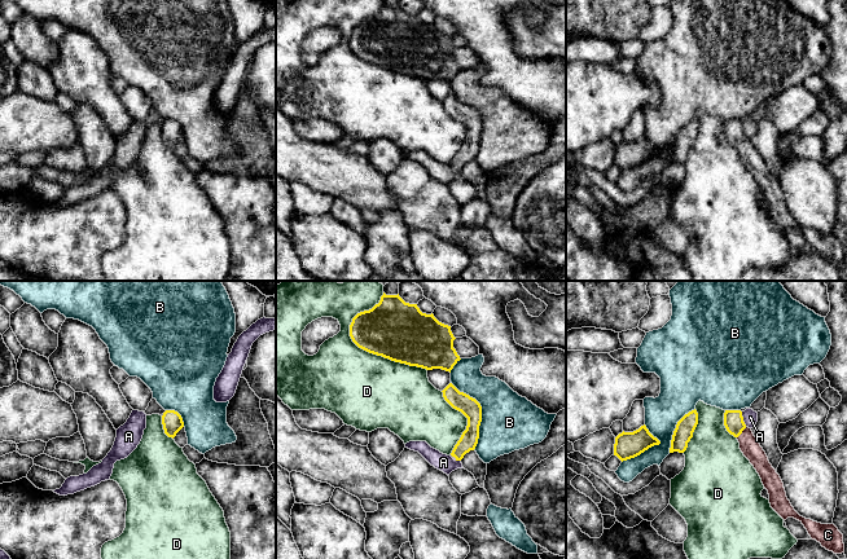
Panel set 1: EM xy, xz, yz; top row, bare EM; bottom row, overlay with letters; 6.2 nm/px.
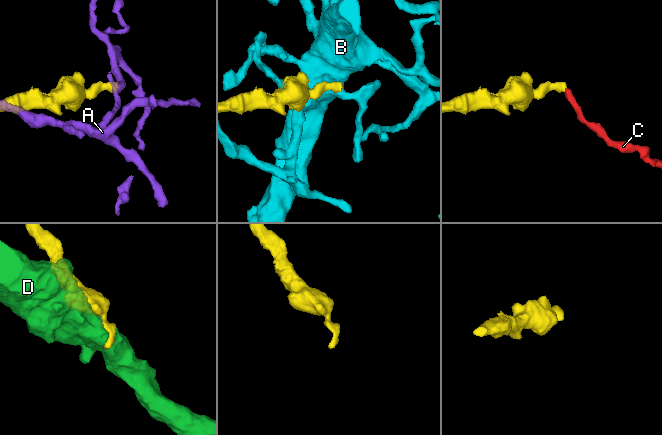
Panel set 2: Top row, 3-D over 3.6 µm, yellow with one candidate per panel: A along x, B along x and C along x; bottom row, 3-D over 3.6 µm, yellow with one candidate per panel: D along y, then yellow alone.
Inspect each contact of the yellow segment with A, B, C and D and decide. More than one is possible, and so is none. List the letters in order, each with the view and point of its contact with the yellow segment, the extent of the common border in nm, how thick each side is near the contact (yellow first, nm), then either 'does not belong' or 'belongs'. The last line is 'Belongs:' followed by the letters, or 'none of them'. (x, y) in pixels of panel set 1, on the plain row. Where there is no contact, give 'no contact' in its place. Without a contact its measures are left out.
A: yz (742, 130) | 100 nm | 130/90 nm | does not belong
B: xz (481, 123) | 440 nm | 120/360 nm | does not belong
C: yz (741, 142) | 90 nm | 130/120 nm | belongs
D: xz (378, 65) | 550 nm | 360/460 nm | does not belong
Belongs: C

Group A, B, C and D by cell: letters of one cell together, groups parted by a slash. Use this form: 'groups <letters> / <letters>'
groups A / B / C / D

